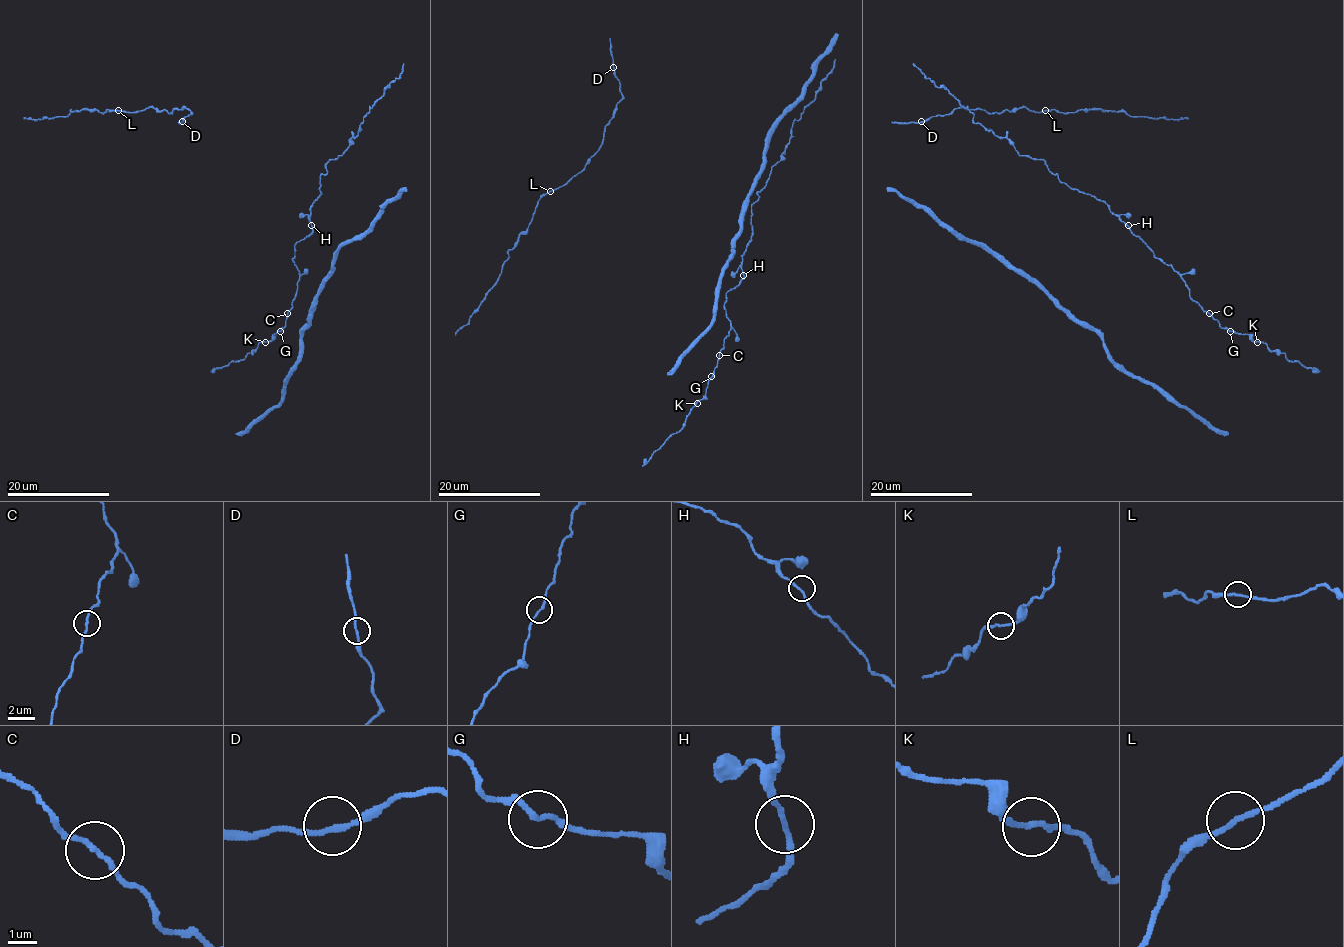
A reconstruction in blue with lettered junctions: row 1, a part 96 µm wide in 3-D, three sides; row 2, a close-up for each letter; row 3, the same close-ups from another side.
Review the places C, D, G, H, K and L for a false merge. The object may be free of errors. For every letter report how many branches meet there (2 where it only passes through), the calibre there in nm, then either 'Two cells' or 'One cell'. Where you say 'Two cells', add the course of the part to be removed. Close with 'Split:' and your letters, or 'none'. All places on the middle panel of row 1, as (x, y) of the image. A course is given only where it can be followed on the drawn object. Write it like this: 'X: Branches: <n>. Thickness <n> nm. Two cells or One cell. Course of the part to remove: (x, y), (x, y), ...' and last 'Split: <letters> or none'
C: Branches: 2. Thickness 160 nm. One cell
D: Branches: 2. Thickness 170 nm. One cell
G: Branches: 2. Thickness 160 nm. One cell
H: Branches: 2. Thickness 160 nm. One cell
K: Branches: 2. Thickness 170 nm. One cell
L: Branches: 2. Thickness 170 nm. One cell
Split: none

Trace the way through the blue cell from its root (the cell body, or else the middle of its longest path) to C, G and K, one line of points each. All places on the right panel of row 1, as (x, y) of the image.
C: (1127, 225), (1155, 257), (1181, 276), (1189, 296), (1209, 314)
G: (1127, 225), (1155, 257), (1181, 276), (1189, 296), (1230, 332)
K: (1127, 225), (1155, 257), (1181, 276), (1189, 296), (1222, 328), (1248, 334), (1257, 342)

